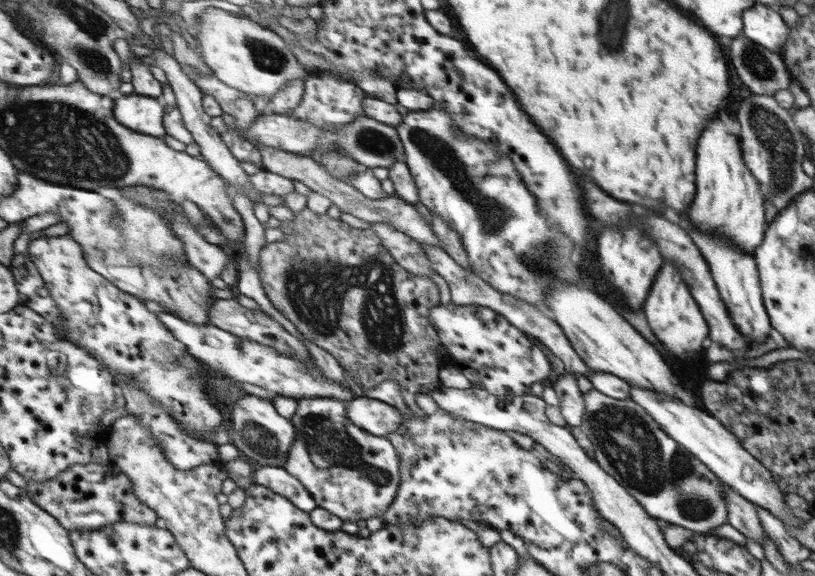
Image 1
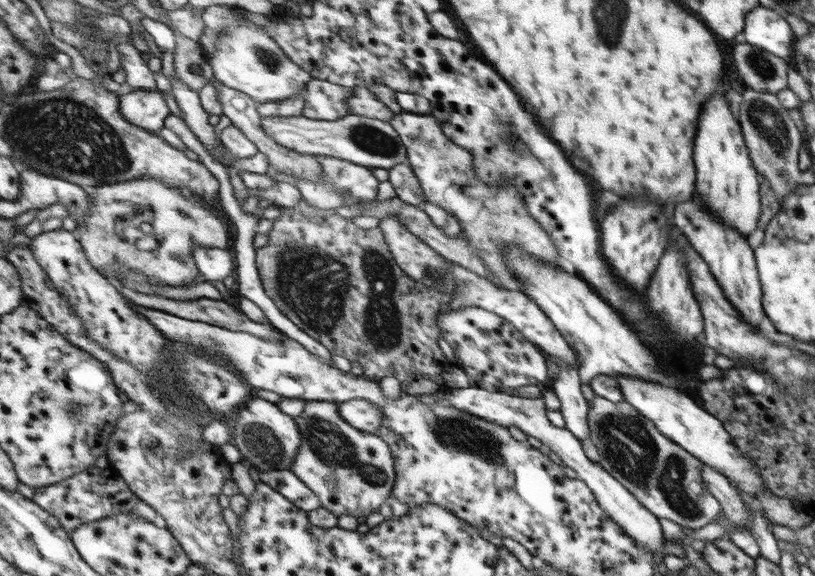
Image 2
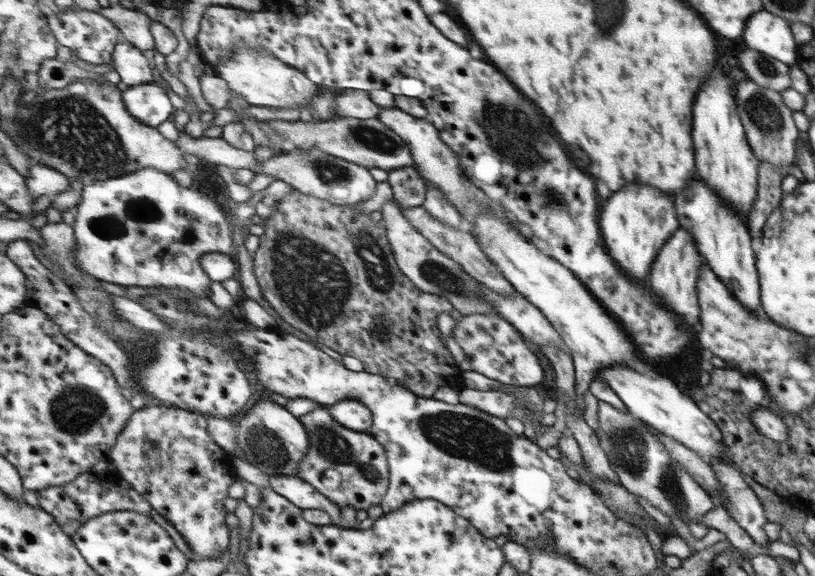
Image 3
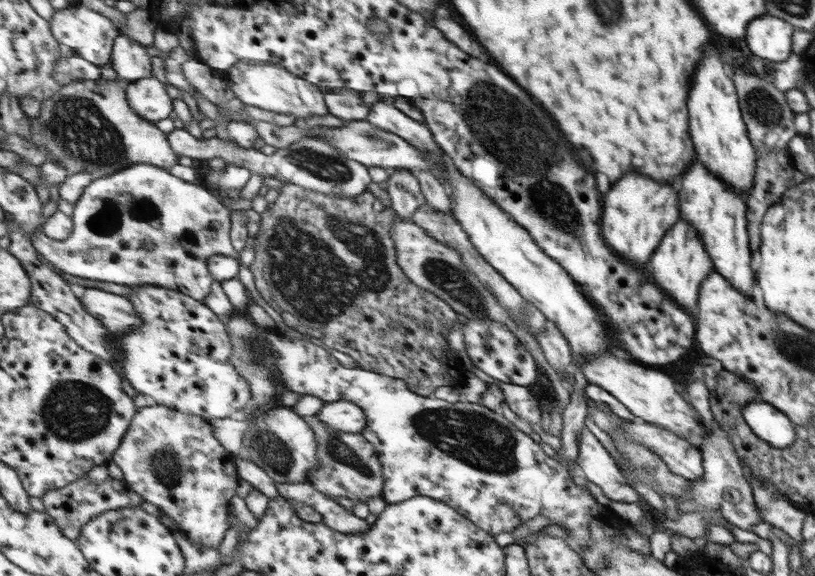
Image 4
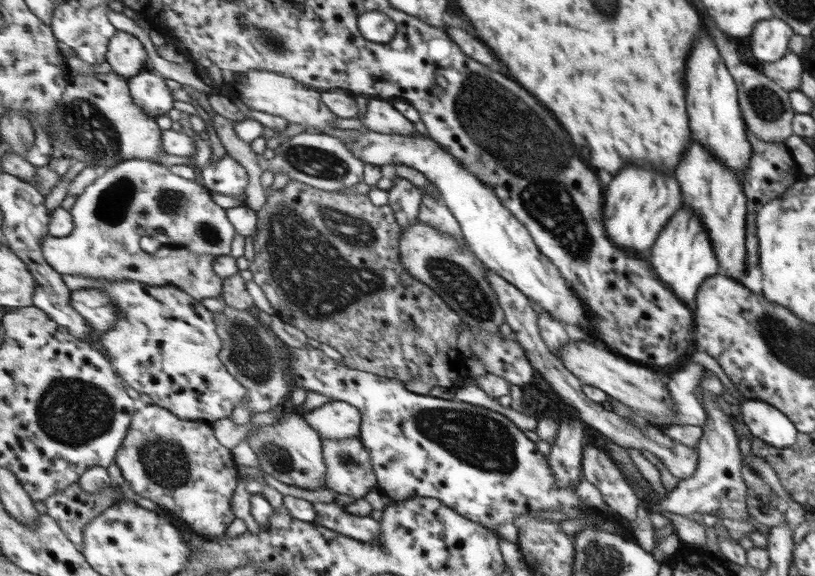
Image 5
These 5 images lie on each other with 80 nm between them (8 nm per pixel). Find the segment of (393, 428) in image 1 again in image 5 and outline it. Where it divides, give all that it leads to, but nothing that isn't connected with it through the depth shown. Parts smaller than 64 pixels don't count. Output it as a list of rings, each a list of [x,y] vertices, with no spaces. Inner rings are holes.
[[[342,400],[329,401],[323,406],[302,413],[321,438],[341,439],[359,437],[362,425],[362,412],[352,404]]]

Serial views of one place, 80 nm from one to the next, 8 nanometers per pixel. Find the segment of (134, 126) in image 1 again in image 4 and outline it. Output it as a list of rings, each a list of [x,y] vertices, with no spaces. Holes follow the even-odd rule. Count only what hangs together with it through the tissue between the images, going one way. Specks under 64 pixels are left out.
[[[154,76],[140,78],[127,87],[129,104],[139,116],[155,123],[171,116],[174,93],[161,80]]]

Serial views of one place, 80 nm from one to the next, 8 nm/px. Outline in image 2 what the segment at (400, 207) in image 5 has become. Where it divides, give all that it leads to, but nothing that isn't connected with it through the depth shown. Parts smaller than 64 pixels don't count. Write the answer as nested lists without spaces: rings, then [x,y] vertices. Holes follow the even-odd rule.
[[[396,164],[388,170],[388,174],[401,200],[415,206],[421,206],[426,202],[419,177],[415,174],[410,164]]]

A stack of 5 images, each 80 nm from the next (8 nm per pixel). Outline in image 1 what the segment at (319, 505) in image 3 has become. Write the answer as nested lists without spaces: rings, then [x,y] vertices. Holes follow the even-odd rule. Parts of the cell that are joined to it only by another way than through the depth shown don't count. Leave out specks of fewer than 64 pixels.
[[[257,466],[253,472],[254,482],[272,488],[281,496],[286,496],[301,510],[311,512],[318,507],[314,496],[310,495],[308,488],[285,467]]]

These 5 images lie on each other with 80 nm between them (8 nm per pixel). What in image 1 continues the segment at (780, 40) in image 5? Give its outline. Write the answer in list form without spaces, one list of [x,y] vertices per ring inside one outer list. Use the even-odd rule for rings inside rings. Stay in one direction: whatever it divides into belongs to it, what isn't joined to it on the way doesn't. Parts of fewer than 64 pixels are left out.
[[[753,4],[753,8],[749,8],[743,17],[745,26],[742,35],[753,43],[780,54],[783,43],[789,38],[790,29],[780,14],[763,4]]]

